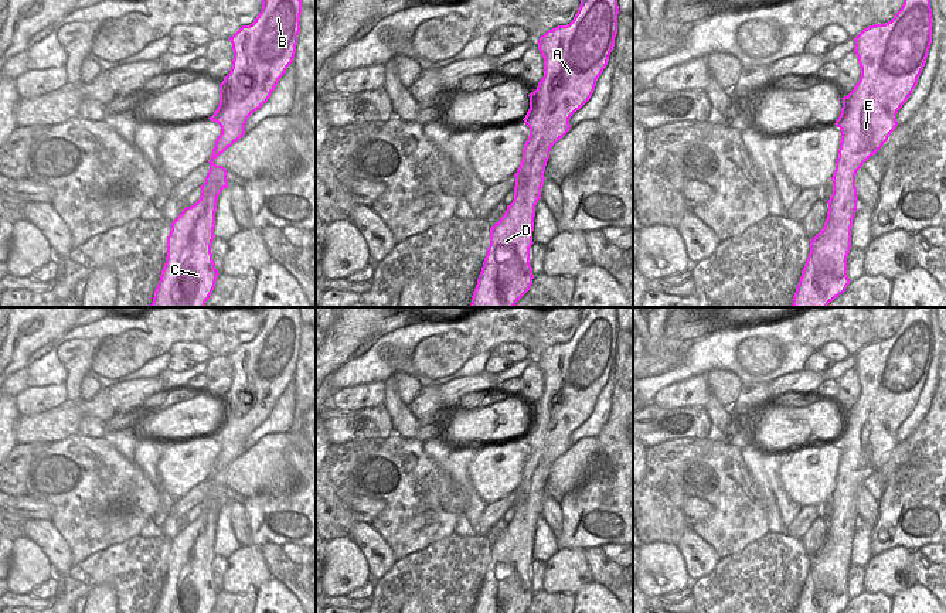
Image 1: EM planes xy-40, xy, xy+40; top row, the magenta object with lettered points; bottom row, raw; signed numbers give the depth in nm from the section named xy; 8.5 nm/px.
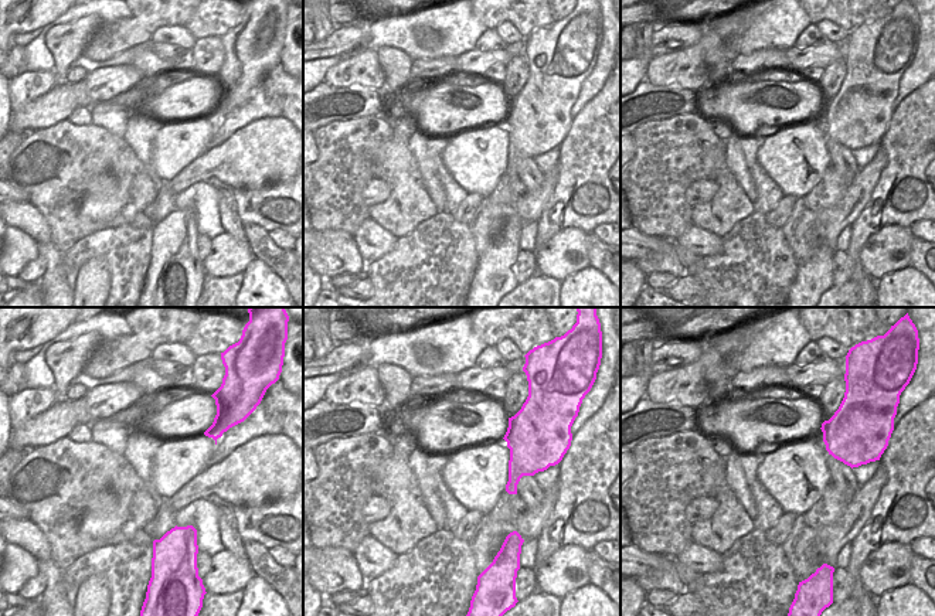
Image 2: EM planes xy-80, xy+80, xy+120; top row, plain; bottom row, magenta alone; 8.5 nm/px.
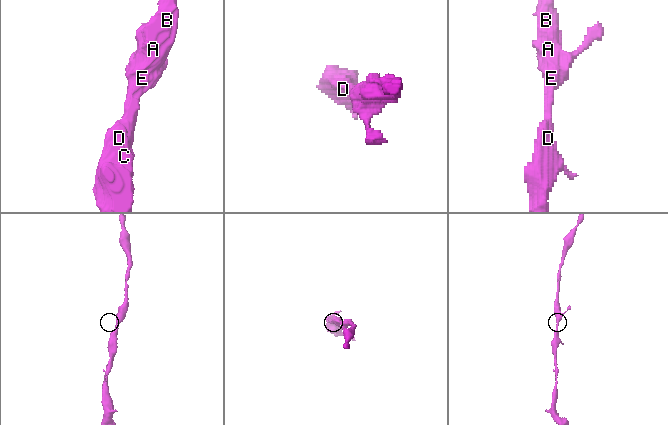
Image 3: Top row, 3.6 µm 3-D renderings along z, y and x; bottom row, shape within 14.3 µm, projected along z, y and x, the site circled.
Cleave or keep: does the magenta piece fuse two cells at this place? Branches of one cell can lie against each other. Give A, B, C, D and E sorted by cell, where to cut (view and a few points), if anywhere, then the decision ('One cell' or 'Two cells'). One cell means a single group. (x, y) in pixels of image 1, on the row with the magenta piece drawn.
Groups: A B C D E. No split. One cell

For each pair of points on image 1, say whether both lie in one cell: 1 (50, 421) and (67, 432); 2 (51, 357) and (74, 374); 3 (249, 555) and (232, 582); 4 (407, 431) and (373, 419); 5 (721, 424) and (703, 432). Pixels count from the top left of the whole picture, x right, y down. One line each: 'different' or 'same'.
1: different
2: different
3: same
4: different
5: different

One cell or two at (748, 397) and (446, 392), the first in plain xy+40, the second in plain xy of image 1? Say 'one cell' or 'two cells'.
two cells

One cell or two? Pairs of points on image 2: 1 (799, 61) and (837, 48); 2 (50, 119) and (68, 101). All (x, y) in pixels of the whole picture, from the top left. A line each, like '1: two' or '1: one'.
1: one
2: one

